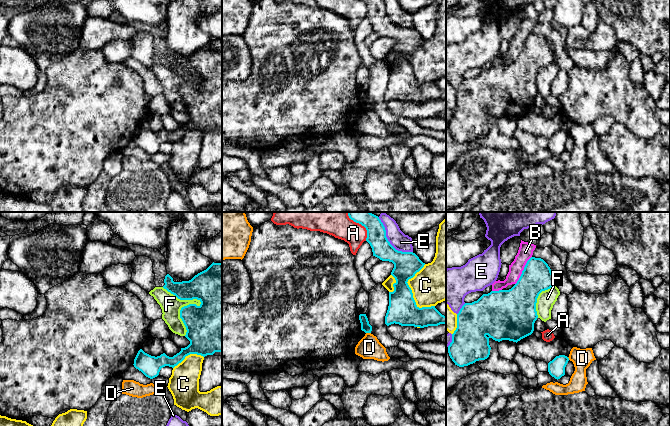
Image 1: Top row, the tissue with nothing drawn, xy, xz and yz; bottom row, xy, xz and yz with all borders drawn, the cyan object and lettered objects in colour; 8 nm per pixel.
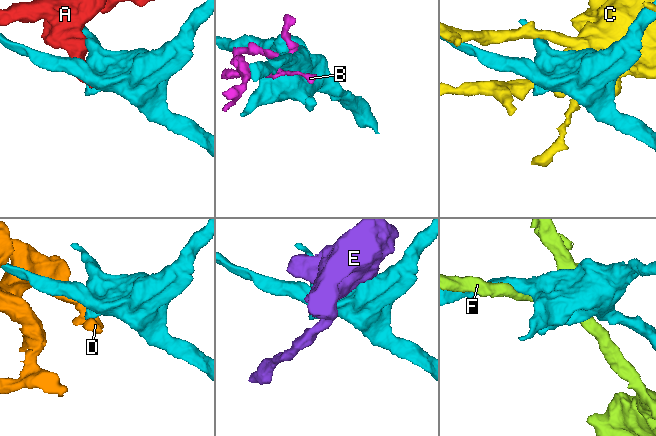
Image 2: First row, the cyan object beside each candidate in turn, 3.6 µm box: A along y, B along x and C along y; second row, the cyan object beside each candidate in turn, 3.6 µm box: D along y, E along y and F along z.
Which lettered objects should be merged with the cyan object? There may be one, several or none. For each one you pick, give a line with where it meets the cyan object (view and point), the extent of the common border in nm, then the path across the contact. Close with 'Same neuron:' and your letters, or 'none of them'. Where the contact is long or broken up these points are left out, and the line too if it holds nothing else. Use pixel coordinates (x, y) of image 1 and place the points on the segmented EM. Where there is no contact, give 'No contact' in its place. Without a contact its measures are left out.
Same neuron: none of them

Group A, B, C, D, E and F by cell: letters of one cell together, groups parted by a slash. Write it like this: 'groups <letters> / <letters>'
groups A / B / C / D / E / F

